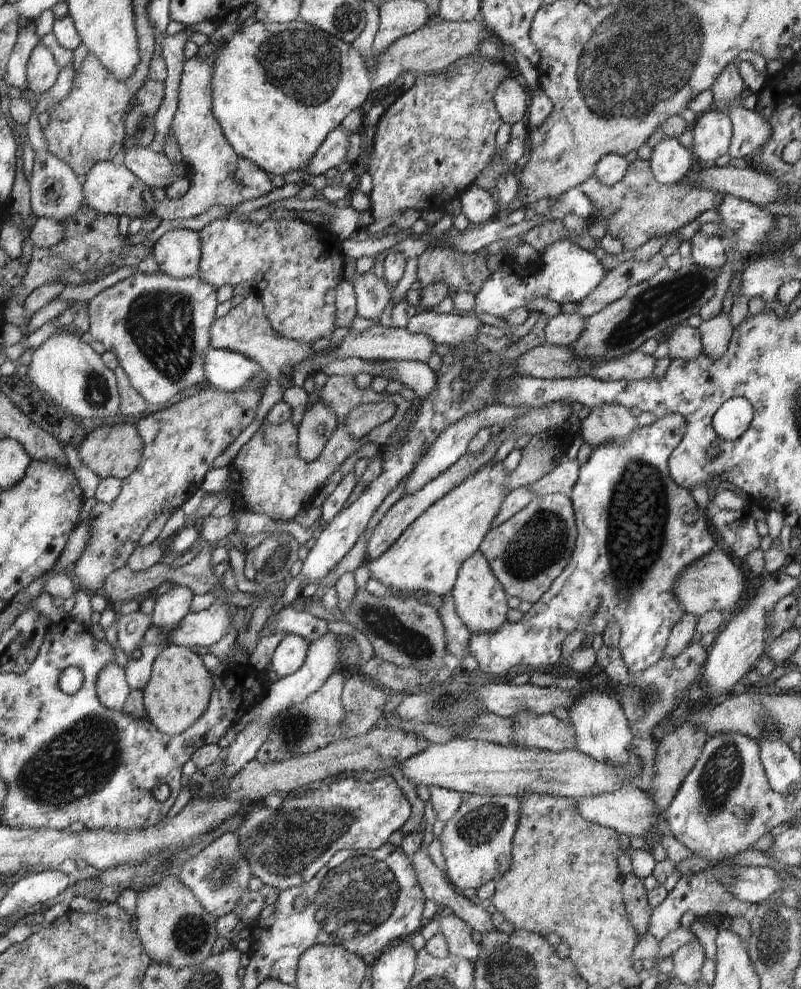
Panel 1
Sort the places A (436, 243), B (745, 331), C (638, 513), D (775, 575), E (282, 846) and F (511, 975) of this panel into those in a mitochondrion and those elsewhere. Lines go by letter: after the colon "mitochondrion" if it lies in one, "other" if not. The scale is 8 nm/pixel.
A: other
B: other
C: mitochondrion
D: other
E: mitochondrion
F: mitochondrion

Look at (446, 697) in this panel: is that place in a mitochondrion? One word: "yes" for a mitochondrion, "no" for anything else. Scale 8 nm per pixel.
no

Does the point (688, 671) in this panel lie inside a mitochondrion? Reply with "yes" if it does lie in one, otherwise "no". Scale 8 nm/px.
no

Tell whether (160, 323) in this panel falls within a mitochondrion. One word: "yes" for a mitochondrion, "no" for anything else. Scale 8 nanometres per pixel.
yes

